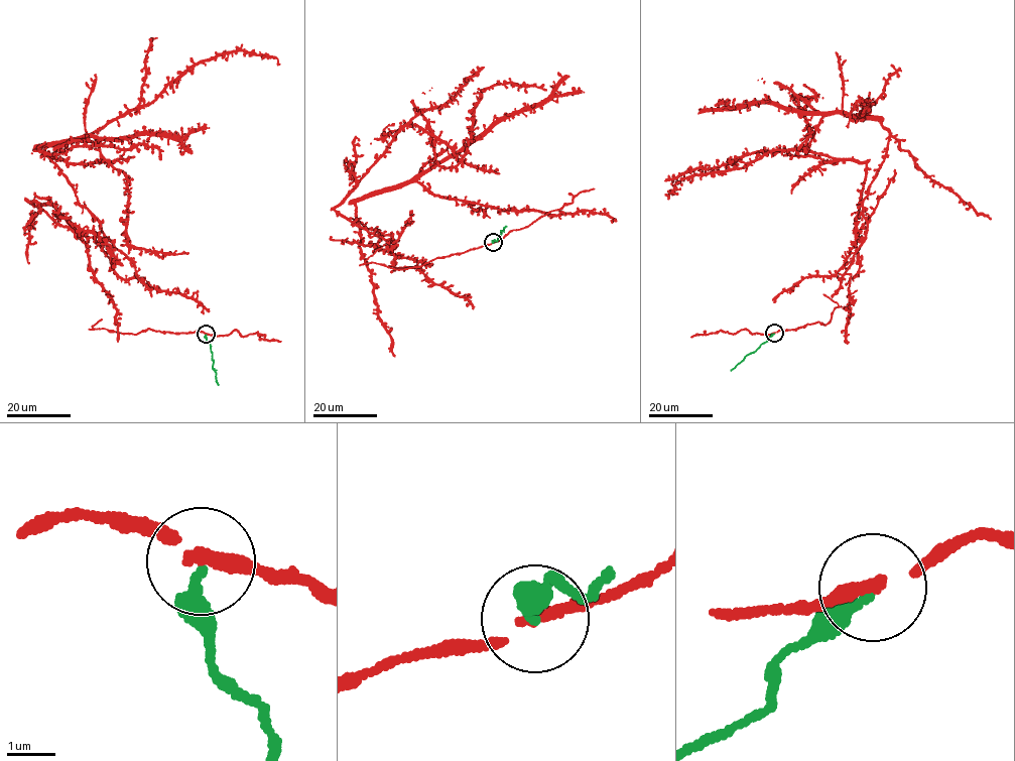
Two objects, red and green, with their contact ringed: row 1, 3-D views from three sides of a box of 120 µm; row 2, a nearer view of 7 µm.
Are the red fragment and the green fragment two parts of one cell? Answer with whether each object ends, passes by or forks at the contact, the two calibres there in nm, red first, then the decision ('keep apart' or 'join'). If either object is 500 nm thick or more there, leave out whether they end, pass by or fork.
red passes by; green ends there; 190 nm thick on the red side, 260 nm on the other; keep apart

